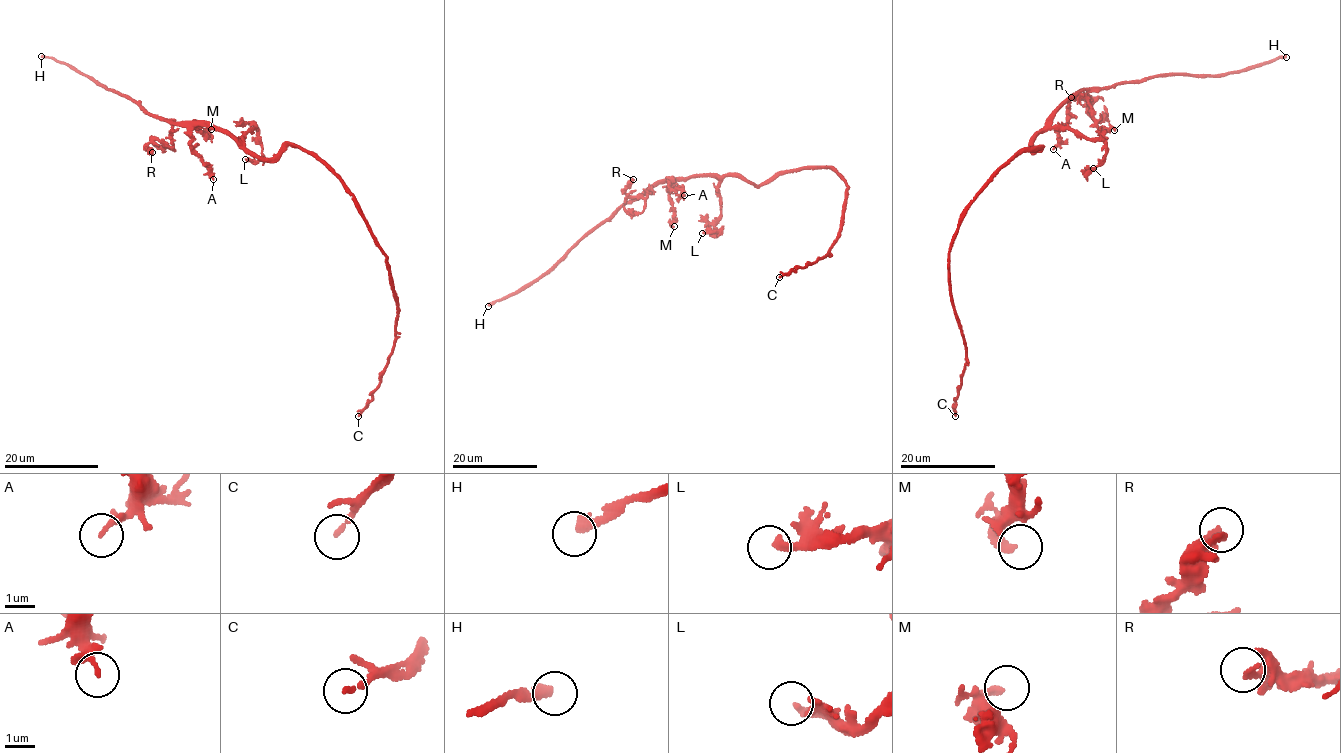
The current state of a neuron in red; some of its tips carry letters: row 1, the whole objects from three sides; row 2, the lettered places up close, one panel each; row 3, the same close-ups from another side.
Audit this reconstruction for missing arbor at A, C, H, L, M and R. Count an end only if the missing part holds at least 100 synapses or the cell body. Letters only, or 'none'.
H

